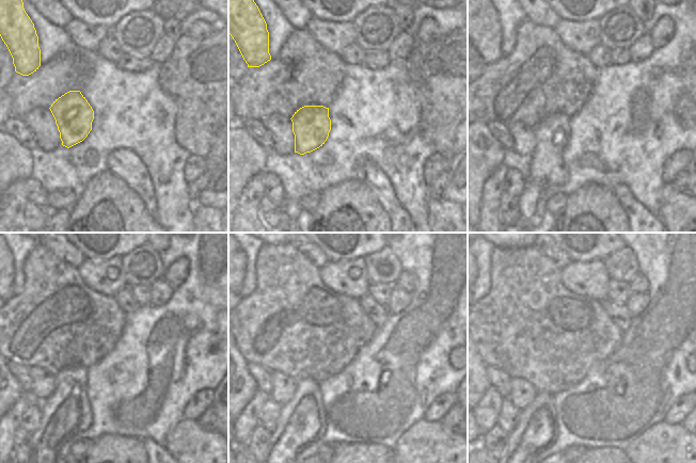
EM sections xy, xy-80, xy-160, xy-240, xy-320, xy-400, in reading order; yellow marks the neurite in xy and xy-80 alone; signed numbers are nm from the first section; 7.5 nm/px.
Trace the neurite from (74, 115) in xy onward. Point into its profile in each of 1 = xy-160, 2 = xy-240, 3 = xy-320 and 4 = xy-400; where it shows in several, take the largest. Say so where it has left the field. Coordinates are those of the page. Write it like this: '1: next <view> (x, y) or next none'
1: next xy-160 (547, 169)
2: next xy-240 (66, 412)
3: next xy-320 (301, 421)
4: next xy-400 (535, 432)

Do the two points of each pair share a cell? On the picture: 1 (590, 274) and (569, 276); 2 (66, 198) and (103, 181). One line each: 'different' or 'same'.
1: same
2: different

